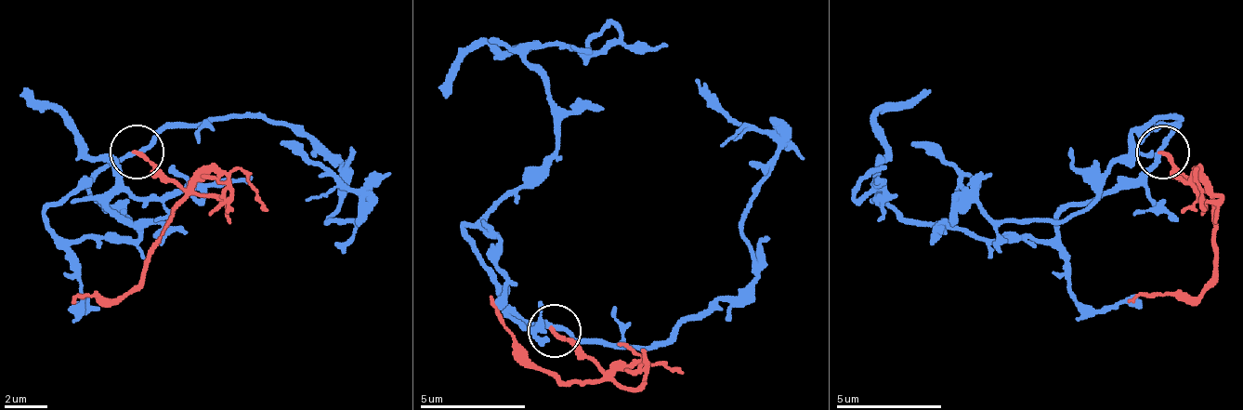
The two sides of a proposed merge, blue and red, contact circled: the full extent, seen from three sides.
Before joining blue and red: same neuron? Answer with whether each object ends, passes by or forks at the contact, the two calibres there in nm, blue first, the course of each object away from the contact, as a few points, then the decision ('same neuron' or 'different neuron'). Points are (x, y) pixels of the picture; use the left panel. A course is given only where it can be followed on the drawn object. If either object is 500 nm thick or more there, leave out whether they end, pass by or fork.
blue passes by | red ends | 200/200 nm | blue via (136, 151), (45, 215), (66, 241), (136, 241), (130, 225), (109, 204), (114, 172), (87, 151), (29, 85) | red via (136, 151), (183, 198), (146, 273), (114, 300), (82, 295), (71, 305) | different neuron

